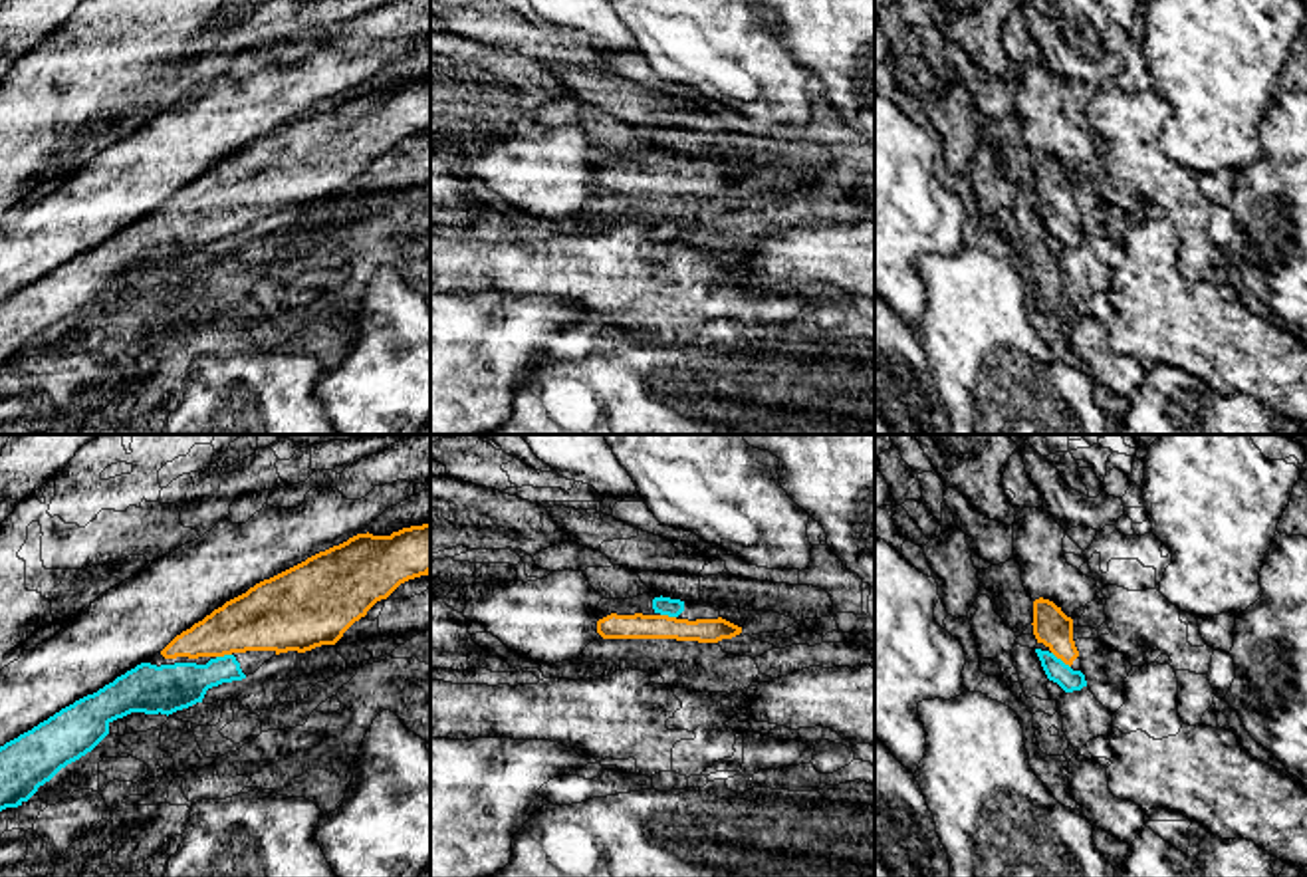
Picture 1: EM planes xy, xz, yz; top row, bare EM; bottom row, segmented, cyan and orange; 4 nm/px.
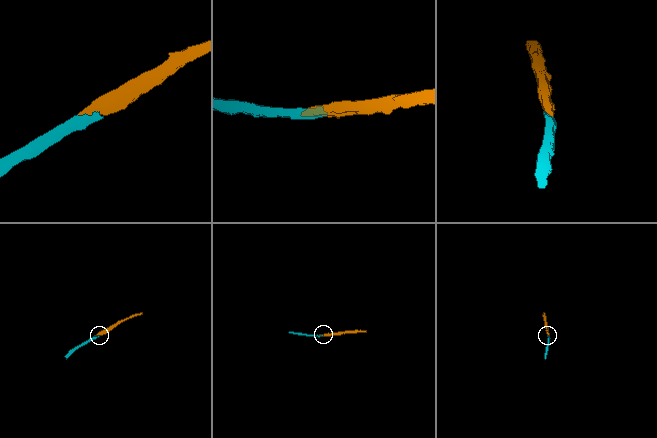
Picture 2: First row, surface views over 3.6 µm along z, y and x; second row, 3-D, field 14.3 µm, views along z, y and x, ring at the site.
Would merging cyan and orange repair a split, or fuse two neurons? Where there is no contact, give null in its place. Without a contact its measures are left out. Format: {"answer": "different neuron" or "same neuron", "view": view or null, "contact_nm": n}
{"answer": "same neuron", "view": "yz", "contact_nm": 100}

